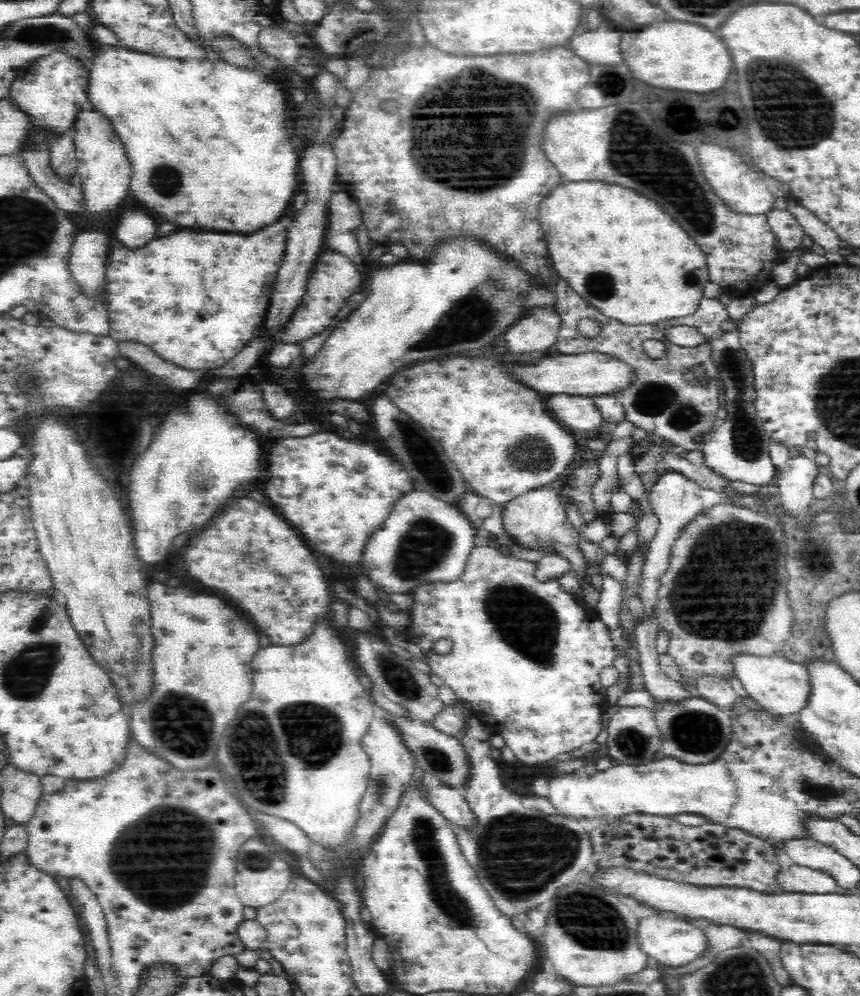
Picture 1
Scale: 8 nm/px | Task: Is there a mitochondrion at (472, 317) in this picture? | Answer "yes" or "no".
yes

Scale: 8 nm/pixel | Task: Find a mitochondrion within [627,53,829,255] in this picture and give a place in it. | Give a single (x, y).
(812, 103)

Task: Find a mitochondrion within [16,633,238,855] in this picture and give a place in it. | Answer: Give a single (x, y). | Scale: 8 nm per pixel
(176, 724)

